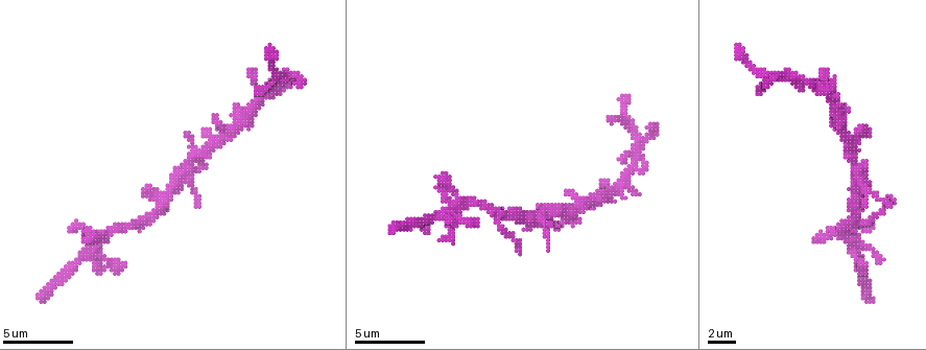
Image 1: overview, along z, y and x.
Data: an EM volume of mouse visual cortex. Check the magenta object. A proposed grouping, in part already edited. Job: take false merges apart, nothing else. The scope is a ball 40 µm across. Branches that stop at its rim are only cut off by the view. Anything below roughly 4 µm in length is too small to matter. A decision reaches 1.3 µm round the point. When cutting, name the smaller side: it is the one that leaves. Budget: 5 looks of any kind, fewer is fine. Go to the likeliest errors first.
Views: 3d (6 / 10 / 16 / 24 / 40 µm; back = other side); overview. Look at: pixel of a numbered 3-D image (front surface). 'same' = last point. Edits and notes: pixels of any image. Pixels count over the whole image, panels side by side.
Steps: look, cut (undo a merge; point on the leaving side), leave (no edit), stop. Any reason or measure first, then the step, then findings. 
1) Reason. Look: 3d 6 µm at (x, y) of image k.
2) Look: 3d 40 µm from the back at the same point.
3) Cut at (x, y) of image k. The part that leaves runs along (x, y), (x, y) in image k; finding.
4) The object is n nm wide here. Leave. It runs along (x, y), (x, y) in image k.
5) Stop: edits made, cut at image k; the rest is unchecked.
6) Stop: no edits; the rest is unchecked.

Three arms meet. Look: 3d 10 µm at (768, 75) of image 1.

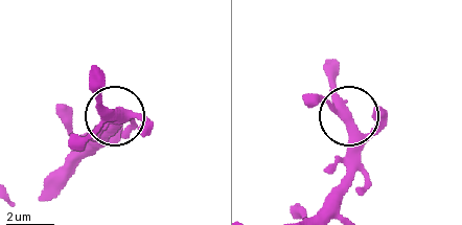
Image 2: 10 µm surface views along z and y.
3 arms meet here. Leave. It runs along (75, 159), (117, 117), (90, 77) in image 2; continuous, no second neuron.

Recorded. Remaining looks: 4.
Look: 3d 10 µm at (184, 180) of image 1.

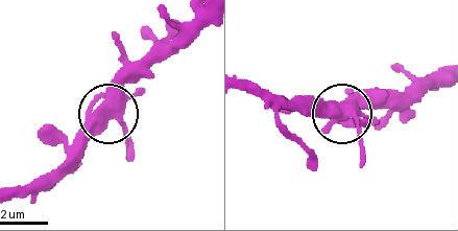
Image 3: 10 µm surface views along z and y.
Leave. All the same neuron.

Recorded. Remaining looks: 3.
Four-way junction. Look: 3d 10 µm at (618, 186) of image 1.

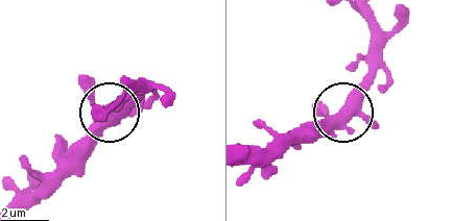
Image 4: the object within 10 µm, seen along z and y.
Leave. Continuous, no second neuron.

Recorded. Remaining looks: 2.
Stop: no edits; the rest is unchecked.

